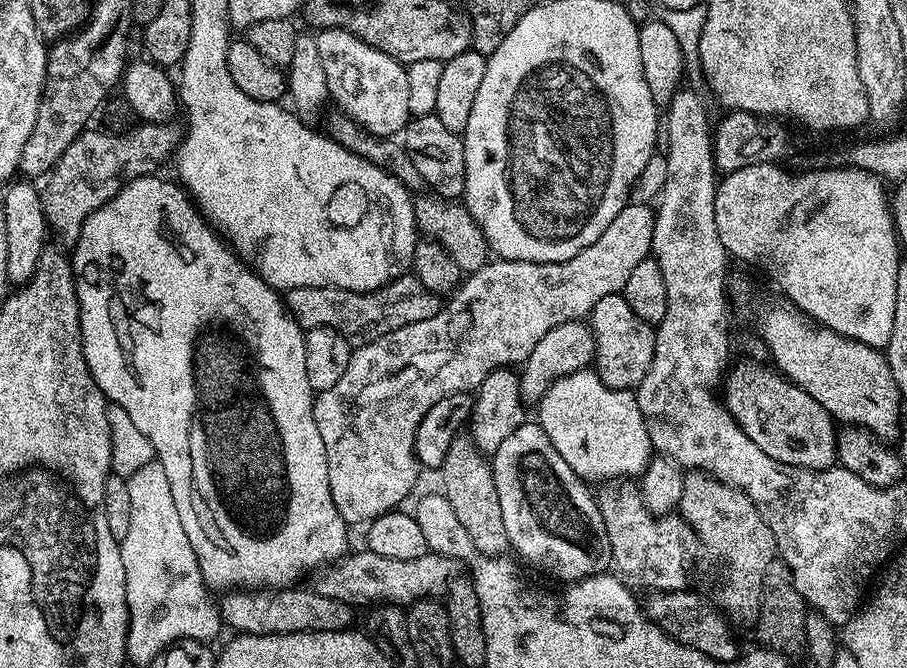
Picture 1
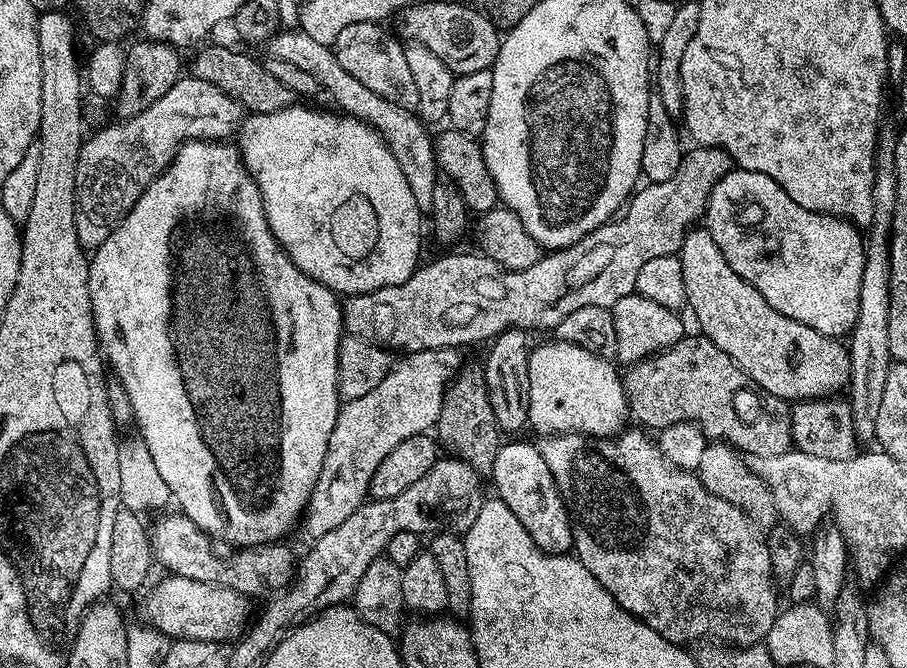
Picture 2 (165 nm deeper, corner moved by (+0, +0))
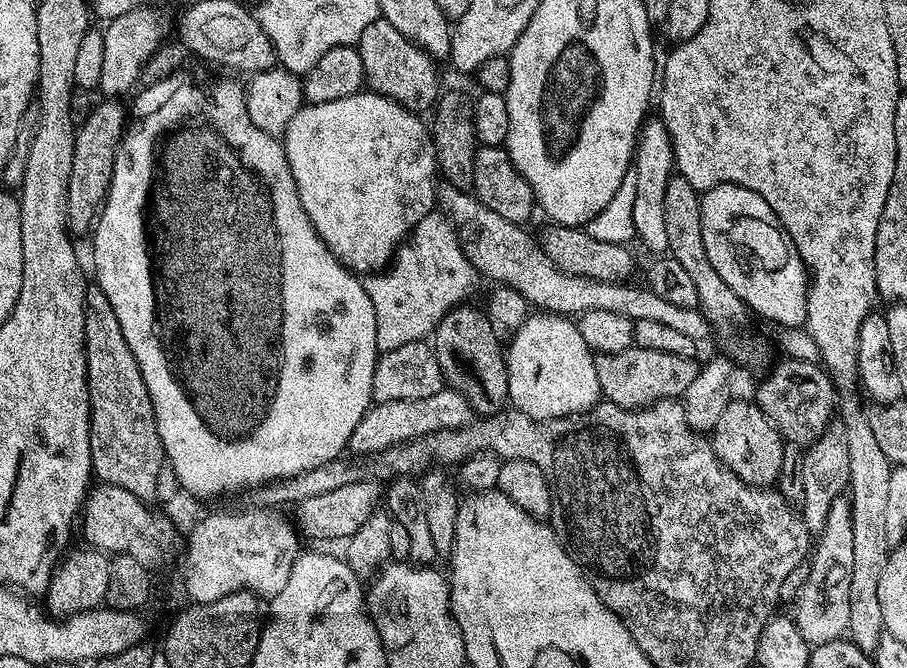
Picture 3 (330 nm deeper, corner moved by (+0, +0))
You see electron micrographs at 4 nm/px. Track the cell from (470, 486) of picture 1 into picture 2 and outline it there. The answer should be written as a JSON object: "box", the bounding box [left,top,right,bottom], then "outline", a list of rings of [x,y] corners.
{"box":[434,363,502,473],"outline":[[[465,363],[444,392],[440,417],[434,429],[439,443],[449,448],[457,460],[466,462],[475,472],[491,473],[494,458],[502,443],[502,433],[490,404],[490,390],[486,386],[483,367],[479,363]]]}

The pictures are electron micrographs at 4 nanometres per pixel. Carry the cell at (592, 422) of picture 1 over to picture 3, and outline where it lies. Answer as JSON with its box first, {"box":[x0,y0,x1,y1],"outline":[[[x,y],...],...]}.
{"box":[506,314,601,420],"outline":[[[532,314],[506,344],[506,359],[508,362],[508,398],[511,407],[517,412],[526,414],[535,420],[563,420],[566,416],[577,416],[580,412],[585,412],[588,408],[593,408],[601,399],[600,387],[598,386],[598,376],[596,374],[596,363],[594,353],[586,346],[586,338],[576,329],[575,323],[564,314]]]}

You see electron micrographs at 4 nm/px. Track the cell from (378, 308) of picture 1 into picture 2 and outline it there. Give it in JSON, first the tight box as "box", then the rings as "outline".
{"box":[343,146,734,352],"outline":[[[692,146],[685,151],[682,162],[678,166],[678,170],[674,170],[674,174],[670,174],[670,178],[666,178],[666,182],[658,182],[657,184],[645,183],[645,188],[641,187],[627,201],[626,207],[622,214],[603,224],[601,228],[596,228],[590,234],[586,234],[586,238],[582,238],[578,242],[574,242],[569,248],[558,248],[549,251],[547,254],[541,255],[539,262],[534,266],[530,266],[526,270],[510,270],[503,268],[498,262],[494,262],[489,256],[472,252],[456,252],[453,256],[444,256],[441,260],[432,260],[421,263],[416,269],[416,273],[406,282],[402,282],[398,286],[386,286],[379,288],[373,292],[363,292],[357,296],[349,296],[343,301],[344,310],[344,330],[349,336],[357,336],[371,344],[379,344],[381,348],[389,350],[397,350],[396,348],[404,348],[408,352],[425,352],[426,350],[434,350],[435,348],[455,348],[463,349],[463,344],[480,344],[491,341],[493,336],[504,332],[507,328],[522,328],[525,330],[533,330],[532,328],[548,328],[555,330],[558,322],[562,322],[562,318],[567,318],[574,310],[580,309],[581,306],[602,306],[603,308],[612,308],[617,302],[633,295],[638,282],[638,270],[642,270],[642,266],[646,266],[646,262],[650,262],[654,258],[662,258],[663,256],[674,256],[679,253],[682,242],[686,238],[686,234],[697,223],[696,220],[705,215],[708,210],[708,199],[714,190],[714,186],[727,172],[733,171],[734,165],[731,158],[726,155],[721,148],[705,148],[703,146]]]}

